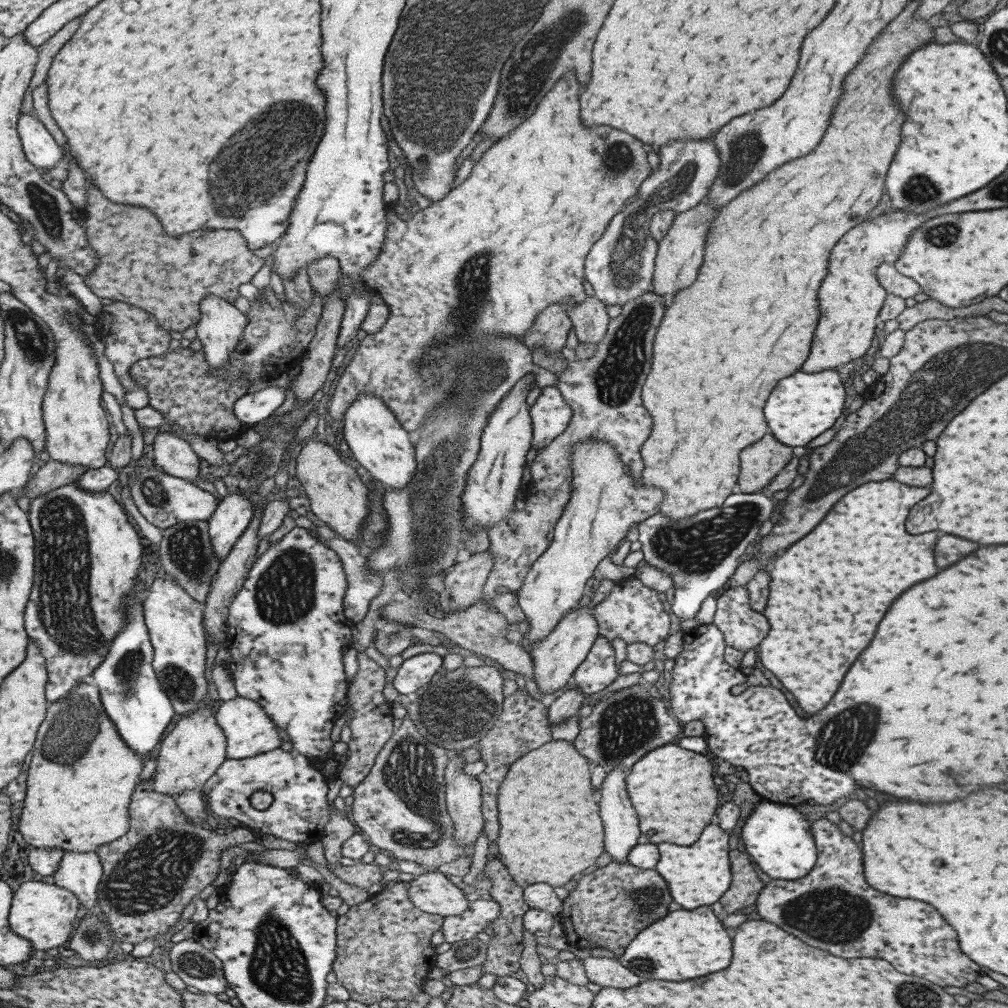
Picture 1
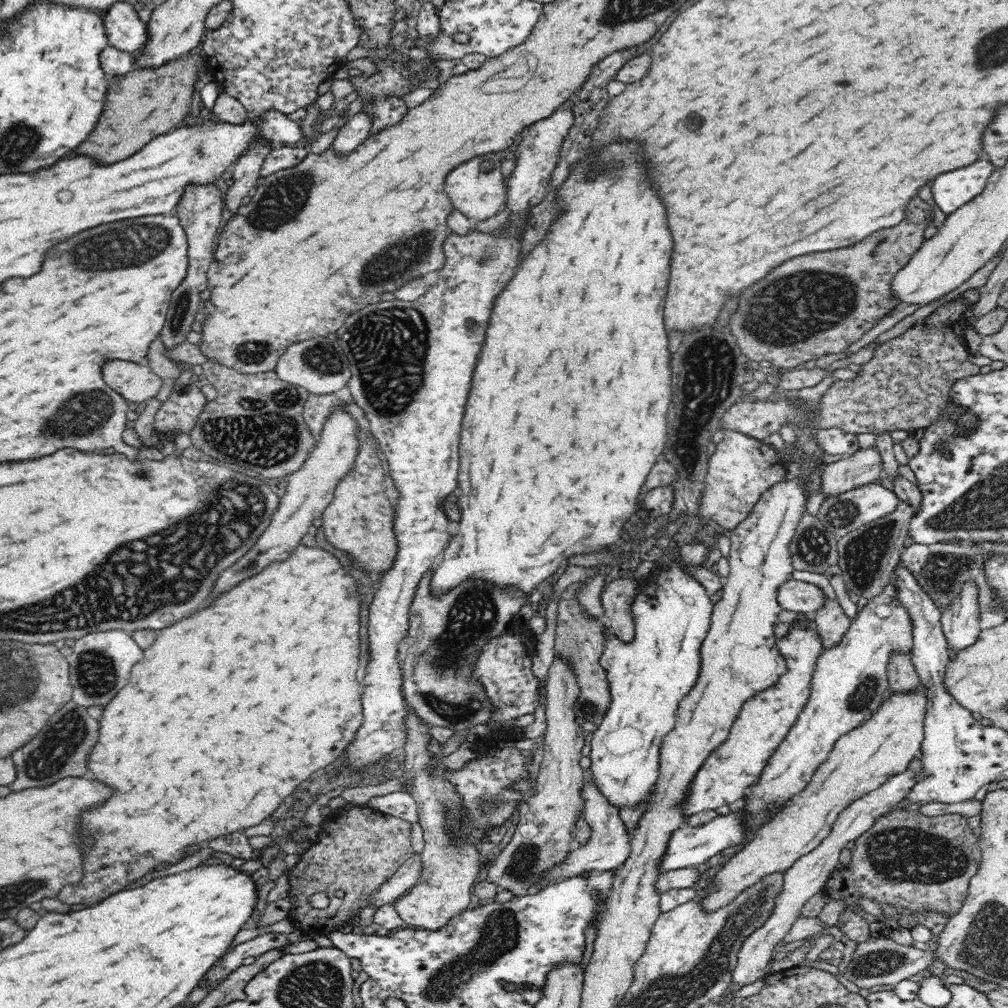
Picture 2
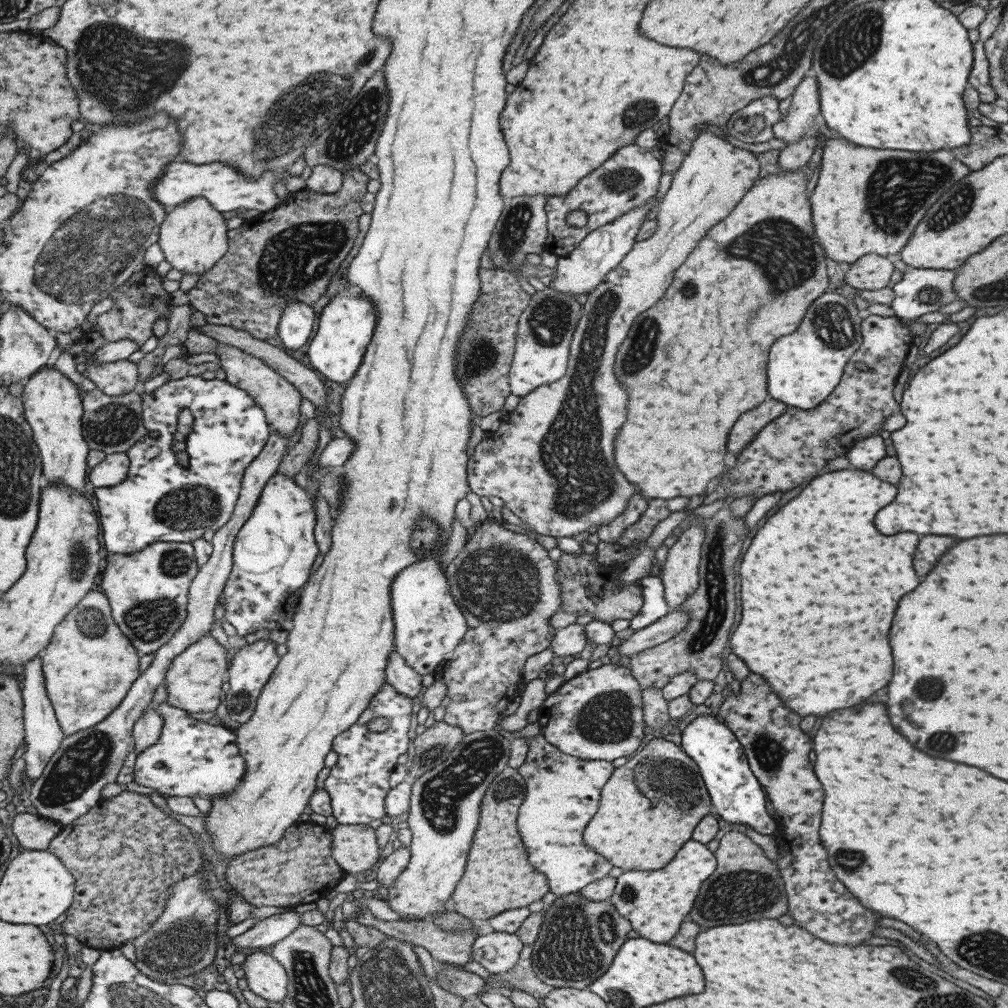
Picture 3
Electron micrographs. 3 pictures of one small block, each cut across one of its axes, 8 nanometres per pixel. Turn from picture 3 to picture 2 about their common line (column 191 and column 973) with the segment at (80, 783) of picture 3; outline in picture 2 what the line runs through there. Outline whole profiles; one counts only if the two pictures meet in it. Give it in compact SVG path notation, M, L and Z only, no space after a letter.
M966 582L962 592L948 604L941 614L941 627L948 646L952 650L964 650L978 640L981 612L978 604L978 591L973 582Z

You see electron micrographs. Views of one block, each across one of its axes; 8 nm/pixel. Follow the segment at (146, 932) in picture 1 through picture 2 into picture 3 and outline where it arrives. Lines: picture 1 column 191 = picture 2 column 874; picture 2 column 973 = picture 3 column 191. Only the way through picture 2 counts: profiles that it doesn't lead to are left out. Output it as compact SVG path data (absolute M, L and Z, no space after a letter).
M123 790L120 794L101 799L74 822L63 825L47 850L56 855L74 875L74 904L66 912L62 930L76 936L82 945L101 950L120 949L128 940L140 936L164 912L170 898L169 889L186 876L202 872L202 850L198 835L176 818L160 810L147 794Z

